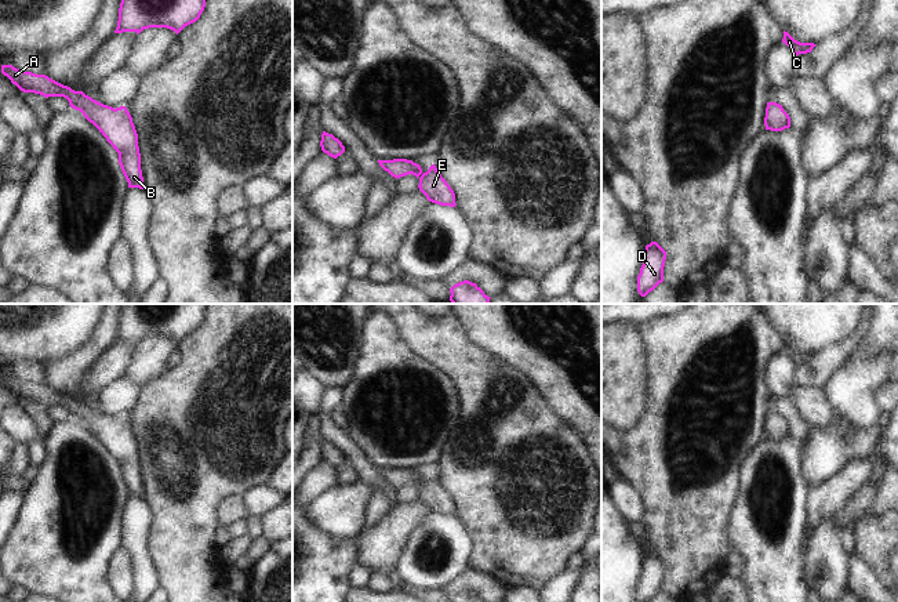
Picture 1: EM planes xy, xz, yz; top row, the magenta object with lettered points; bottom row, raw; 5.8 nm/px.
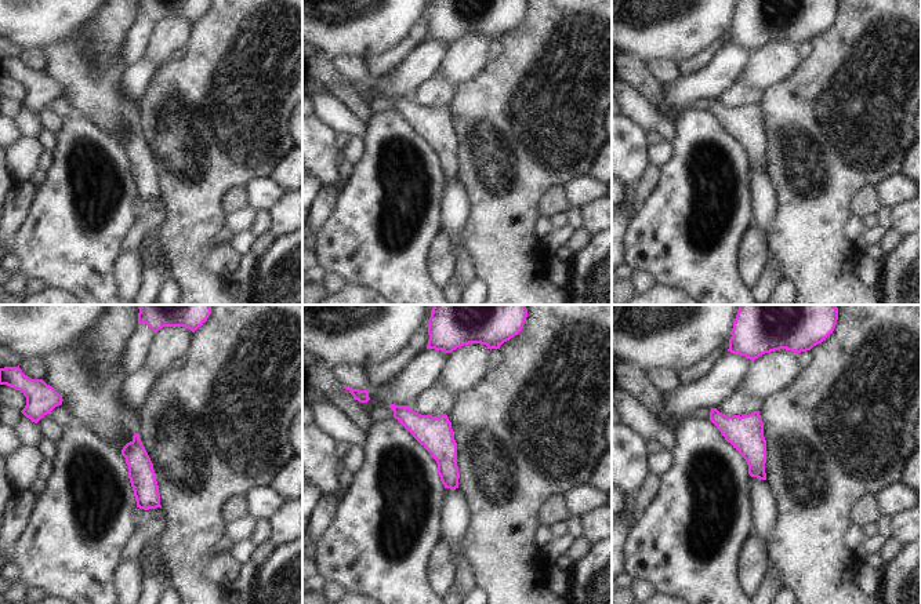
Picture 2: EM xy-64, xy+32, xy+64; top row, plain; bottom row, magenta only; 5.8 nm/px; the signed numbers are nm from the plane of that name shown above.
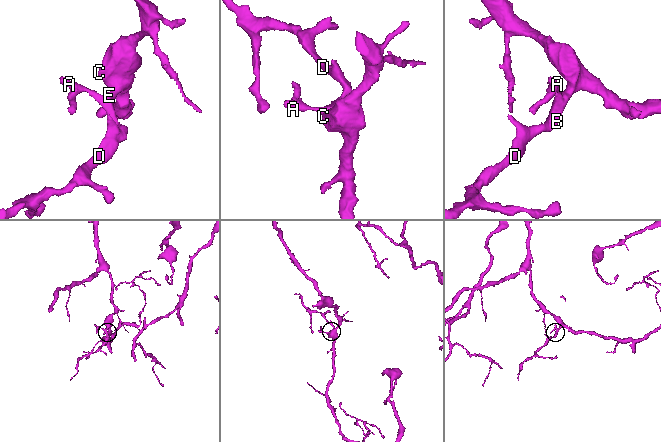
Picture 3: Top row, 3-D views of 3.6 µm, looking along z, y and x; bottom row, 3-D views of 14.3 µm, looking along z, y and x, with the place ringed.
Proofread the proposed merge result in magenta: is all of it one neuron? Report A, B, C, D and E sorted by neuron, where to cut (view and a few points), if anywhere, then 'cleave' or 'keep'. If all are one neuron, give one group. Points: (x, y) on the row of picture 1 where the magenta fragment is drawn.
A B C D E | no cut | keep

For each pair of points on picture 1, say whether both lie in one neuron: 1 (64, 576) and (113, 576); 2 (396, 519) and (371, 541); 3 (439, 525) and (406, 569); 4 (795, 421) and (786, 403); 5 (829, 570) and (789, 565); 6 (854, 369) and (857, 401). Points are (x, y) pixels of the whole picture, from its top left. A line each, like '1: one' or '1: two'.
1: two
2: one
3: one
4: one
5: two
6: one

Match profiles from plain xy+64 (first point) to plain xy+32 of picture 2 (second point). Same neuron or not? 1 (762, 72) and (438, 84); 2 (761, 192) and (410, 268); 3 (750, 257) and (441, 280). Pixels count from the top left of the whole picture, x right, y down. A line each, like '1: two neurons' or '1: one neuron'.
1: two neurons
2: two neurons
3: one neuron

